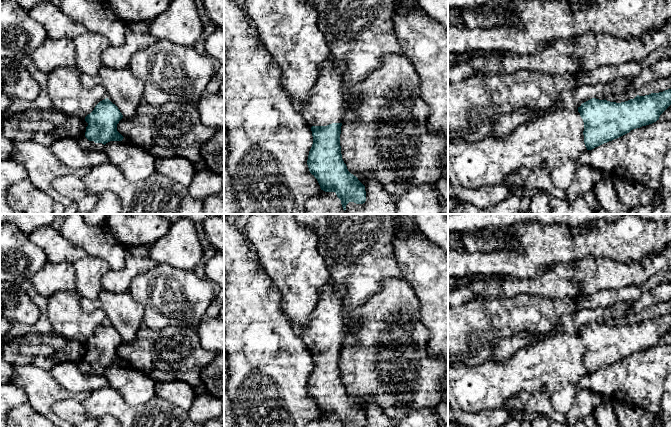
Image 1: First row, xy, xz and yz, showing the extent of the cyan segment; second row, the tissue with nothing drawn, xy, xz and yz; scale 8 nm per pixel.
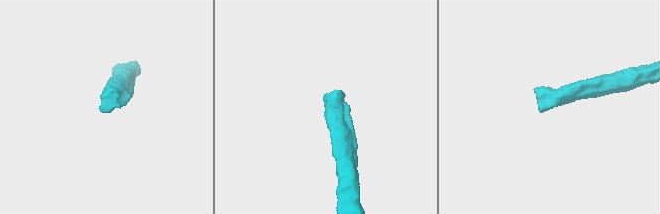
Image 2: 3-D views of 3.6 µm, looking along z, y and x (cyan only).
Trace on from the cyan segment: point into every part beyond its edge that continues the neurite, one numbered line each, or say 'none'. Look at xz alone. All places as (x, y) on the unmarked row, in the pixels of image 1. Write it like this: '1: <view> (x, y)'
1: xz (326, 329)

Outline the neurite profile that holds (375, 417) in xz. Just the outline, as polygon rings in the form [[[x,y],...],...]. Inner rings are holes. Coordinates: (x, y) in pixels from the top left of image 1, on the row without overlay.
[[[372,398],[368,400],[365,427],[395,427],[391,420],[383,413],[381,406]]]

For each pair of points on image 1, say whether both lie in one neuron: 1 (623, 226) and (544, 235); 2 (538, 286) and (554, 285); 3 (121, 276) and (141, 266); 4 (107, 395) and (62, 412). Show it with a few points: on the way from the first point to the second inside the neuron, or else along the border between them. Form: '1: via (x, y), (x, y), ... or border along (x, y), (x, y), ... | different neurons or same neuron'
1: via (603, 239), (585, 240), (579, 243), (564, 243) | same neuron
2: via (542, 285), (550, 285) | same neuron
3: via (126, 275), (136, 266) | same neuron
4: border along (81, 402), (85, 409) | different neurons

